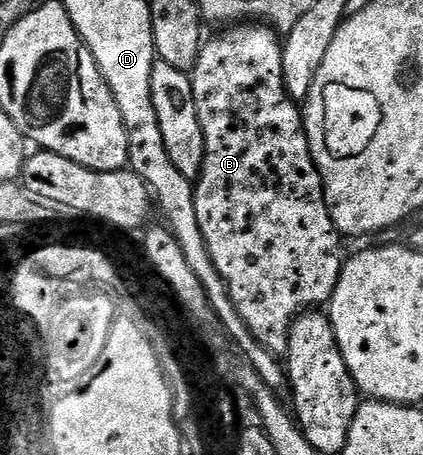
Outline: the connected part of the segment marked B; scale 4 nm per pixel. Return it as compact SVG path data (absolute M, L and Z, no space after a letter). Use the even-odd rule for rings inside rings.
M232 24L221 30L224 30L221 34L214 35L209 42L207 39L201 45L196 66L190 71L194 104L198 108L198 120L204 137L202 172L194 182L196 192L194 212L198 212L198 225L202 227L202 236L206 236L206 248L210 248L210 260L214 260L214 268L218 268L218 276L222 276L234 308L242 316L253 336L265 348L274 355L284 356L287 355L292 325L295 324L297 318L313 308L323 307L320 306L323 302L325 305L332 301L332 294L336 291L336 285L340 279L342 265L340 241L342 241L342 235L336 229L334 220L328 211L328 201L324 199L324 181L310 152L308 133L304 131L301 107L293 102L292 97L284 87L282 42L277 31L264 24Z

